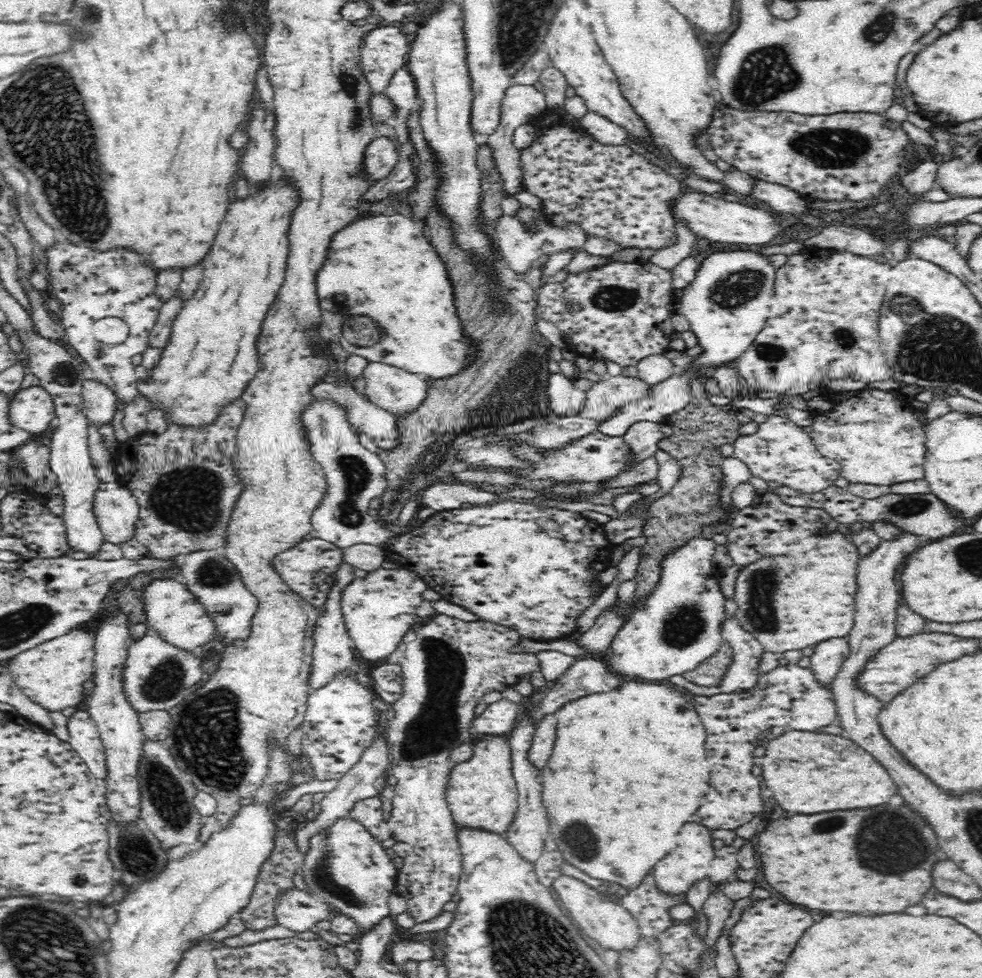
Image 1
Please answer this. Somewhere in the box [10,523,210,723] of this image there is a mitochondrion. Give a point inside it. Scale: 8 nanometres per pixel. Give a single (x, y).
(166, 679)

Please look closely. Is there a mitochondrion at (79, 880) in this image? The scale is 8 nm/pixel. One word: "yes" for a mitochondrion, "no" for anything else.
yes

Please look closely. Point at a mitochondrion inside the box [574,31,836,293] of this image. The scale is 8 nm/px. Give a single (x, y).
(768, 73)

